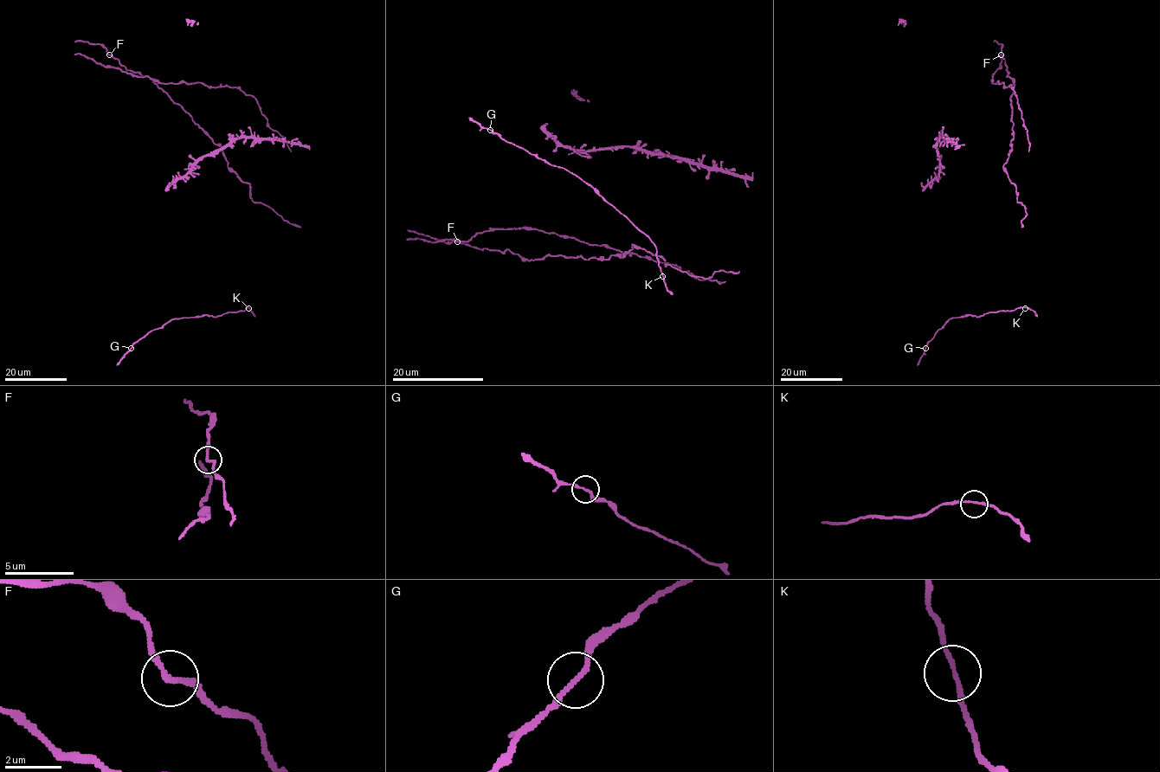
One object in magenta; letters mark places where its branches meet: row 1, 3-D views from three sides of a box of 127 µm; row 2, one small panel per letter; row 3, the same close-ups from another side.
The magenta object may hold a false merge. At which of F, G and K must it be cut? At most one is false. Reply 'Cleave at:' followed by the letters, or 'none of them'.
Cleave at: G

